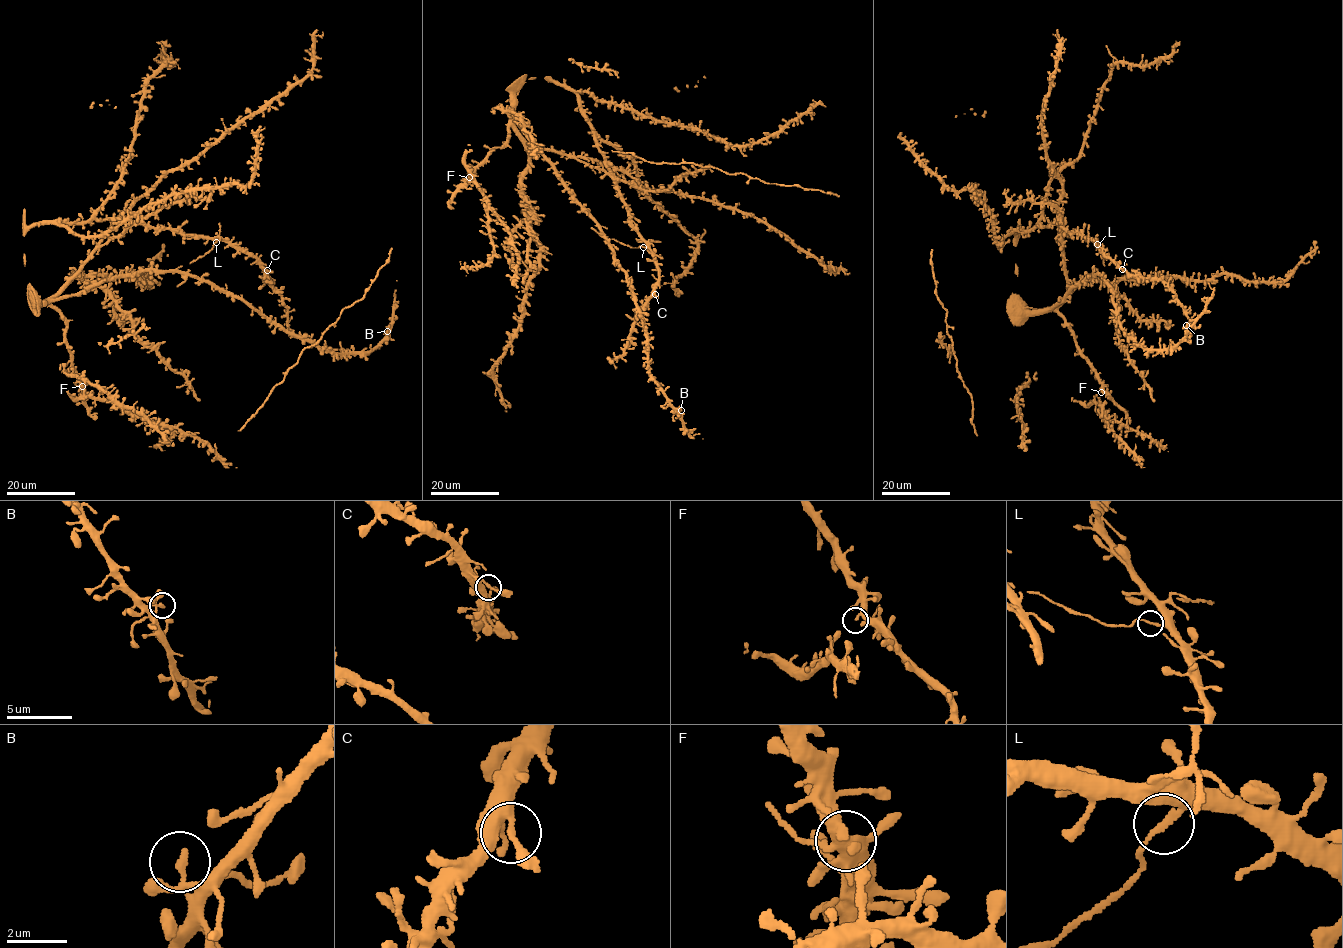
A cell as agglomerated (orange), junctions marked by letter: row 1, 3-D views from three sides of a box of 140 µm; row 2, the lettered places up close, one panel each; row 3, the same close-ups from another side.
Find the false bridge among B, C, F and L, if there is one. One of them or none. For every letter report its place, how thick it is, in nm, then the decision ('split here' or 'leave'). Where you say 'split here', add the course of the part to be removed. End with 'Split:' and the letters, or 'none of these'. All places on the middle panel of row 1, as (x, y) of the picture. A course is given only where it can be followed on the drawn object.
B: at (681, 410); 180 nm thick; leave
C: at (655, 294); 170 nm thick; leave
F: at (469, 177); 190 nm thick; leave
L: at (643, 247); 160 nm thick; split here; foreign part runs (644, 247), (631, 248), (610, 239)
Split: L

